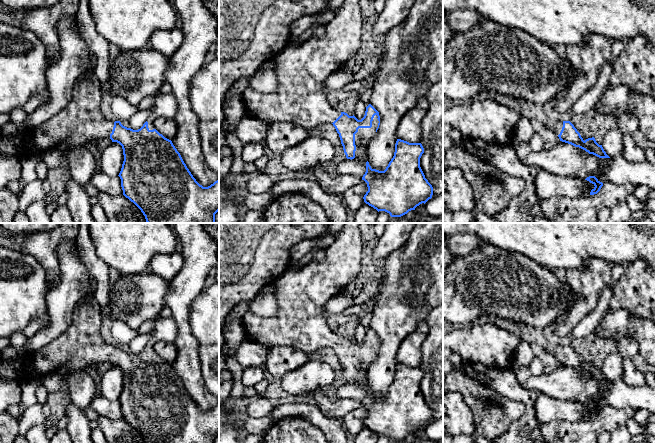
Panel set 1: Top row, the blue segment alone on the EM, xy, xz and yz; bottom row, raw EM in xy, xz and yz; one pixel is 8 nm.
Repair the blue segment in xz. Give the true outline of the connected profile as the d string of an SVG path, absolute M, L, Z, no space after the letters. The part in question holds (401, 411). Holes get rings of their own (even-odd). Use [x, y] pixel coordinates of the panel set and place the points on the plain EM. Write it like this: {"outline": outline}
{"outline": "M397 363L394 380L384 395L372 393L366 386L366 396L362 401L367 407L368 415L363 423L366 428L379 435L385 435L391 441L401 441L417 430L426 427L433 419L433 411L425 402L420 391L420 382L424 377L421 367L409 367Z"}

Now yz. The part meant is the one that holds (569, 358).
{"outline": "M558 345L553 351L553 354L562 366L579 371L589 378L593 378L599 382L610 382L604 375L602 369L599 369L594 361L584 365L580 357L570 345Z"}

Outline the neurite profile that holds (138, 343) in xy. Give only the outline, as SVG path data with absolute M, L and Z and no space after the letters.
M148 332L146 334L141 334L141 335L138 335L137 337L135 337L128 344L130 352L133 354L140 353L143 350L143 348L147 345L150 338L151 338L151 332Z

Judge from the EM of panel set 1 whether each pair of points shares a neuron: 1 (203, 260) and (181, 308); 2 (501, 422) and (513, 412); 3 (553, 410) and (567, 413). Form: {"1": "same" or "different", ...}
{"1": "same", "2": "same", "3": "same"}

